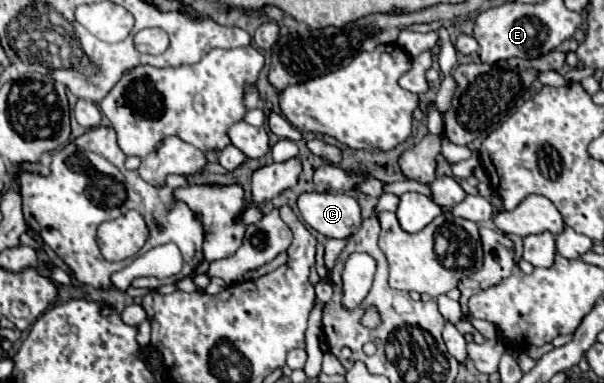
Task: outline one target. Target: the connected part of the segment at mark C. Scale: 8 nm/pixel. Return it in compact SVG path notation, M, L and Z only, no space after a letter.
M302 193L298 199L302 219L328 239L348 239L360 225L360 205L346 193Z

